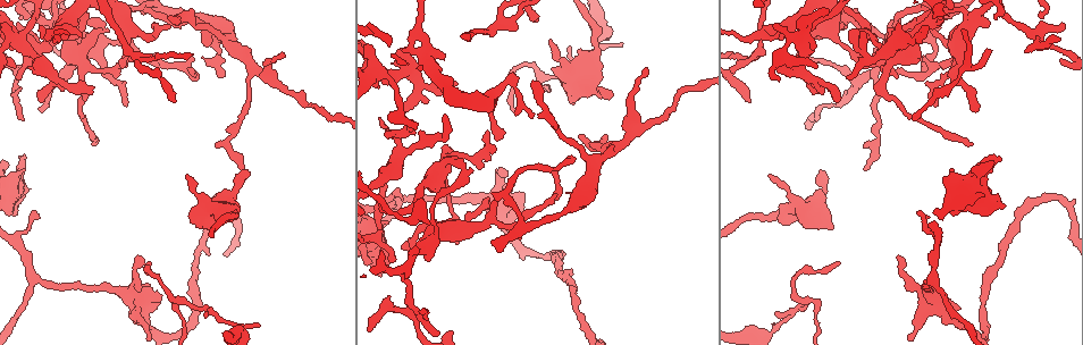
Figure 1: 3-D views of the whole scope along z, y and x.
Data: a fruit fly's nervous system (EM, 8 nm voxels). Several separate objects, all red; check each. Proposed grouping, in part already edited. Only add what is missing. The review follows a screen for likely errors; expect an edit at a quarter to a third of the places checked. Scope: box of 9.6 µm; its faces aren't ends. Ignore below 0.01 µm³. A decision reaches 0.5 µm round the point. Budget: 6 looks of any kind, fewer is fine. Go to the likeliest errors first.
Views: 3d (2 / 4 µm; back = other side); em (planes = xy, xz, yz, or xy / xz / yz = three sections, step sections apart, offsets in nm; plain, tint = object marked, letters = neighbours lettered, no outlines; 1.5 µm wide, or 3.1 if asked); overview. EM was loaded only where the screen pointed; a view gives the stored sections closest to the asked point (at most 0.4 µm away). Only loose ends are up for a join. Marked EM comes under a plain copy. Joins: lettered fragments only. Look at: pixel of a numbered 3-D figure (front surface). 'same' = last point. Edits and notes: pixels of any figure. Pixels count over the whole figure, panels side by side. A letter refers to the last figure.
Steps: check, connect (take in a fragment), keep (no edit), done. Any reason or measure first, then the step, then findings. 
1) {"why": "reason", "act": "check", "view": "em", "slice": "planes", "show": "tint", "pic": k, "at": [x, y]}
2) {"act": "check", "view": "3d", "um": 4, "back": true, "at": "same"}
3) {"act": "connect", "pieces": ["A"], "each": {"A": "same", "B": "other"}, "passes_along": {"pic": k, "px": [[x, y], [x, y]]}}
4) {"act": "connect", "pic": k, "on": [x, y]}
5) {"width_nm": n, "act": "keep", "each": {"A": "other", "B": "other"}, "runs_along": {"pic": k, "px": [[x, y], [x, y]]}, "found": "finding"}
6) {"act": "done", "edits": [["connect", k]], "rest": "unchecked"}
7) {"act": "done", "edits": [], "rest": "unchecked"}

{"why": "free end", "act": "check", "view": "em", "slice": "planes", "show": "tint", "pic": 1, "at": [388, 224]}

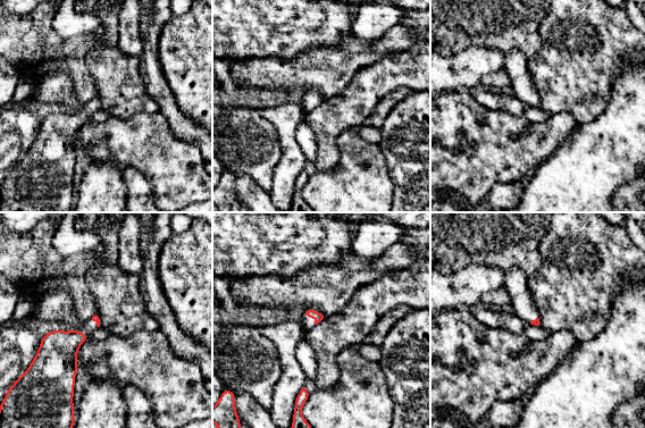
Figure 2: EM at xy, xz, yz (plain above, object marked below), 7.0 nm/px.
{"act": "check", "view": "em", "slice": "planes", "show": "letters", "at": "same"}

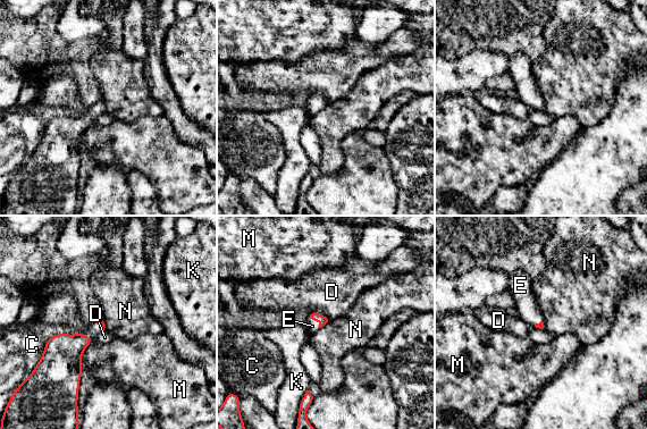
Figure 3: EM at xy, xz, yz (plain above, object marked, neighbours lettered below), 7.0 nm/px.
{"act": "connect", "pieces": ["E"], "each": {"C": "other", "D": "other", "E": "same", "K": "other", "M": "other", "N": "other"}, "passes_along": {"pic": 3, "px": [[320, 318], [314, 319], [312, 326]]}, "found": "the neuron continues"}

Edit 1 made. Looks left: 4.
{"why": "thin end", "act": "check", "view": "em", "slice": "yz", "step": 8, "show": "letters", "pic": 1, "at": [899, 257]}

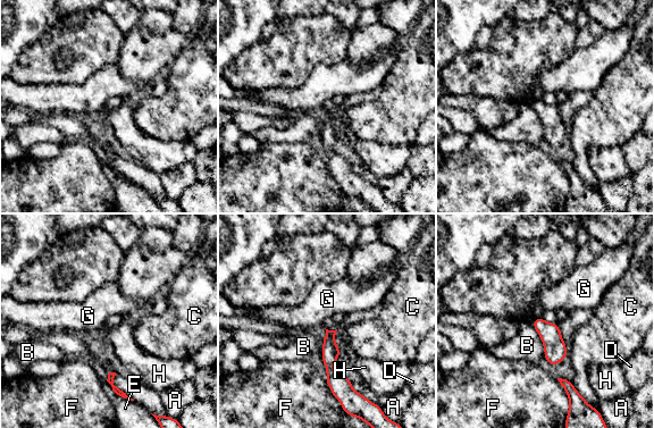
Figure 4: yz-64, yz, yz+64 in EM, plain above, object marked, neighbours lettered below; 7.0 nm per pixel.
{"act": "keep", "each": {"A": "other", "B": "other", "C": "other", "D": "other", "E": "other", "F": "other", "G": "other", "H": "other"}, "border": {"pic": 4, "px": [[530, 322], [542, 341], [544, 357]]}, "found": "no lettered fragment goes on from it"}

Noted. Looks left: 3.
{"why": "tapers out", "act": "check", "view": "em", "slice": "planes", "show": "letters", "pic": 1, "at": [863, 168]}

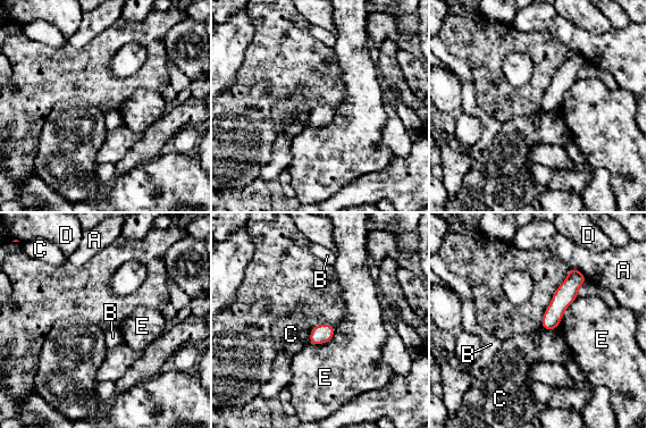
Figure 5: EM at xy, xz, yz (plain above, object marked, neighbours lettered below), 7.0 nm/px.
{"longest_contact_nm": ["E", 220], "act": "keep", "each": {"A": "other", "B": "other", "C": "other", "D": "other", "E": "other"}, "border": {"pic": 5, "px": [[542, 326], [546, 329], [557, 327]]}, "found": "none of them fits"}

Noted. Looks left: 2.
{"act": "done", "edits": [["connect", 3]], "rest": "unchecked"}

